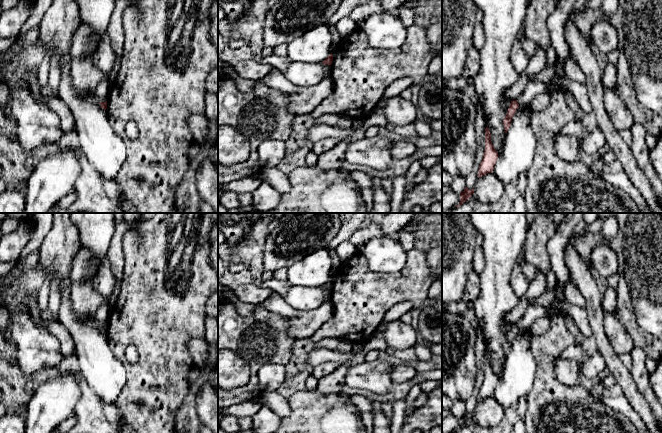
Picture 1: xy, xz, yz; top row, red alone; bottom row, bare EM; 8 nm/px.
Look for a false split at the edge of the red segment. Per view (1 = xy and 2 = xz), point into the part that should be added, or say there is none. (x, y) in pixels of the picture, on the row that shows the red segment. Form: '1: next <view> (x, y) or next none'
1: next none
2: next none

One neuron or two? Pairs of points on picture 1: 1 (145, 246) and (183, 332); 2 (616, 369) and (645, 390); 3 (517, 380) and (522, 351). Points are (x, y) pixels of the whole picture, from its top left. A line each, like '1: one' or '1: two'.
1: one
2: two
3: one

